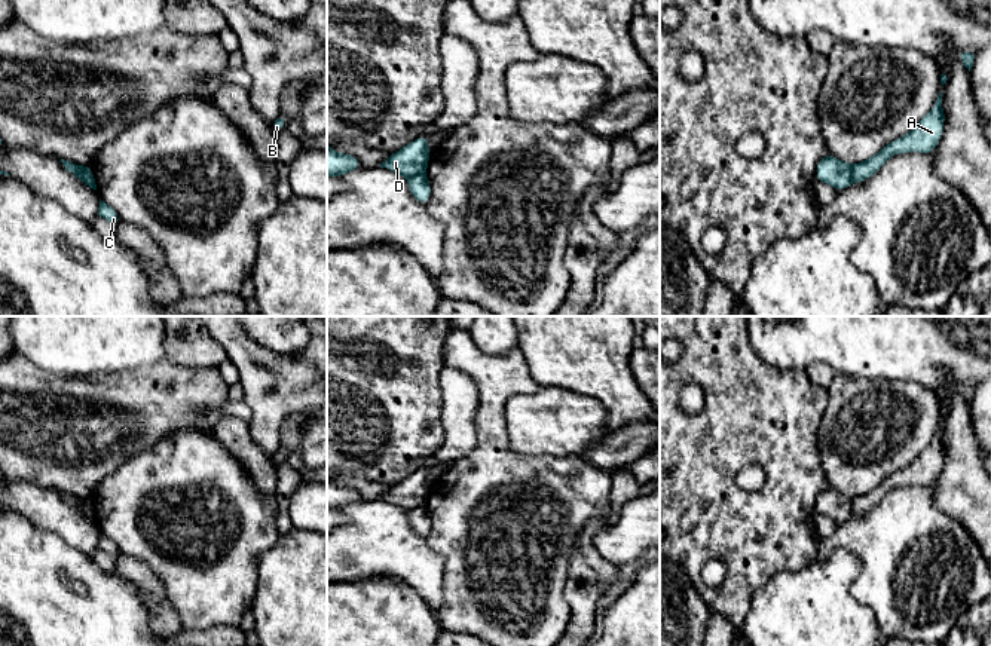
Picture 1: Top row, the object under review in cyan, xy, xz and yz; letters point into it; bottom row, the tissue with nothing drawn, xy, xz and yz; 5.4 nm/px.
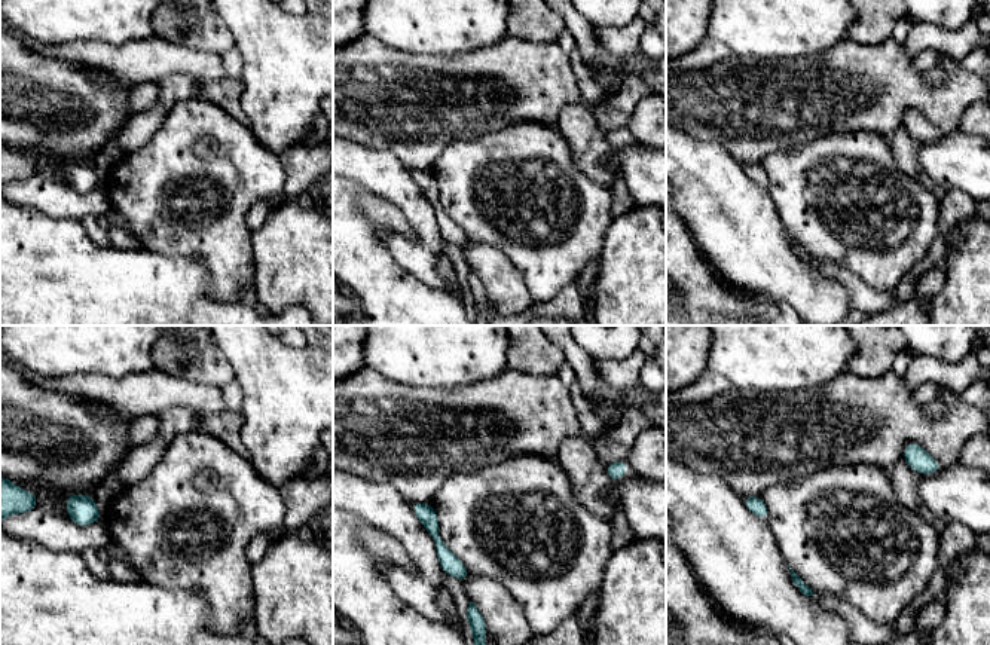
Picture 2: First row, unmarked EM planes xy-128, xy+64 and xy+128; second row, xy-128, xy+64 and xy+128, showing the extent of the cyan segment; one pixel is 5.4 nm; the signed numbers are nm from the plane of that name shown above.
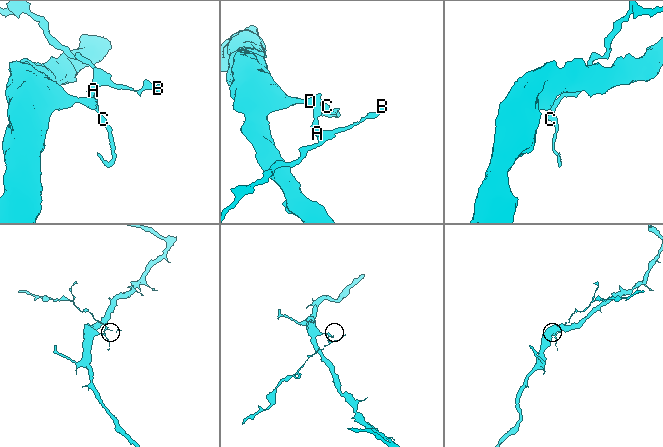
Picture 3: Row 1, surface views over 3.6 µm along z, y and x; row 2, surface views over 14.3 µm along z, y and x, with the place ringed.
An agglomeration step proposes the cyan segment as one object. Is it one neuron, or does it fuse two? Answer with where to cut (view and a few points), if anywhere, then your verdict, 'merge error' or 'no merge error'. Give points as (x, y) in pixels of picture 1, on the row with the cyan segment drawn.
xy (80, 167), (80, 178), (85, 183) | merge error

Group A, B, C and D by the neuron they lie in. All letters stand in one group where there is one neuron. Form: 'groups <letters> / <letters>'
groups A B C / D

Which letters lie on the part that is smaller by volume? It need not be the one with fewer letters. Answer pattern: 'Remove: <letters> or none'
Remove: A, B, C

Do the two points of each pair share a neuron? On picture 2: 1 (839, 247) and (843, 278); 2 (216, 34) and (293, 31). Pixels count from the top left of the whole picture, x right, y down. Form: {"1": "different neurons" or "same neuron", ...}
{"1": "different neurons", "2": "different neurons"}

